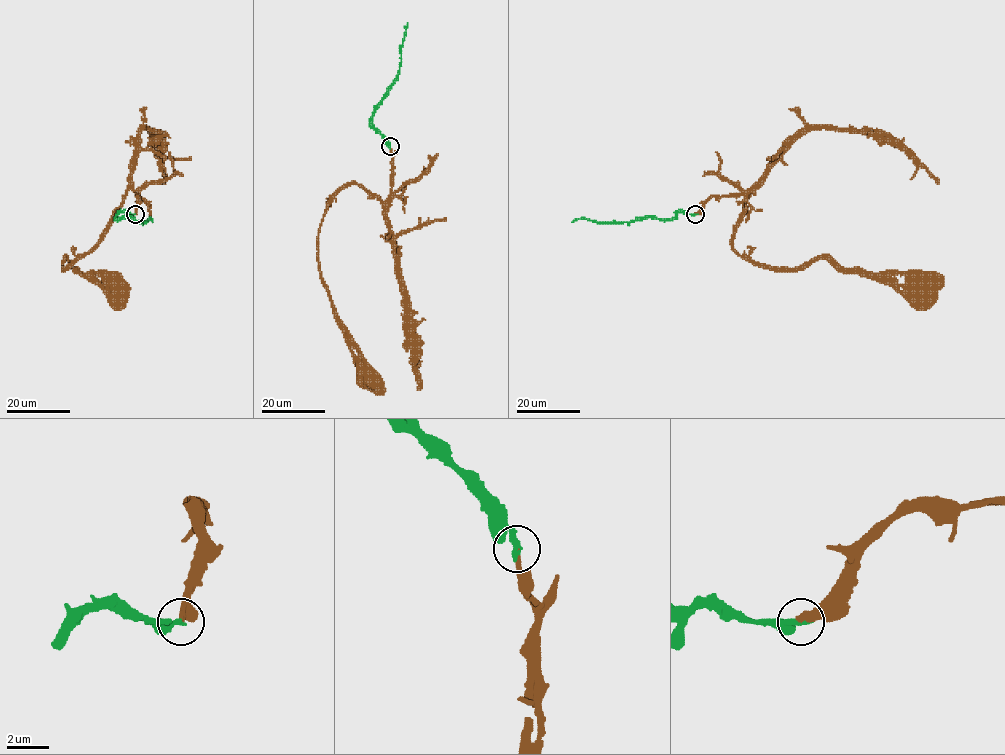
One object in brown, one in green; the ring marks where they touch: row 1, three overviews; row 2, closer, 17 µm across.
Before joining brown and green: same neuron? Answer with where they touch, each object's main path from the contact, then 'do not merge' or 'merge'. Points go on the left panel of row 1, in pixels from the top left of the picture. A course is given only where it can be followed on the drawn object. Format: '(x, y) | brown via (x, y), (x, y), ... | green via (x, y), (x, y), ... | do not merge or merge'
(135, 214) | brown via (134, 213), (138, 197), (130, 189), (100, 241), (63, 269), (65, 259), (111, 288) | green via (134, 213), (122, 211), (117, 220), (133, 217), (143, 222), (151, 219), (153, 222) | merge

